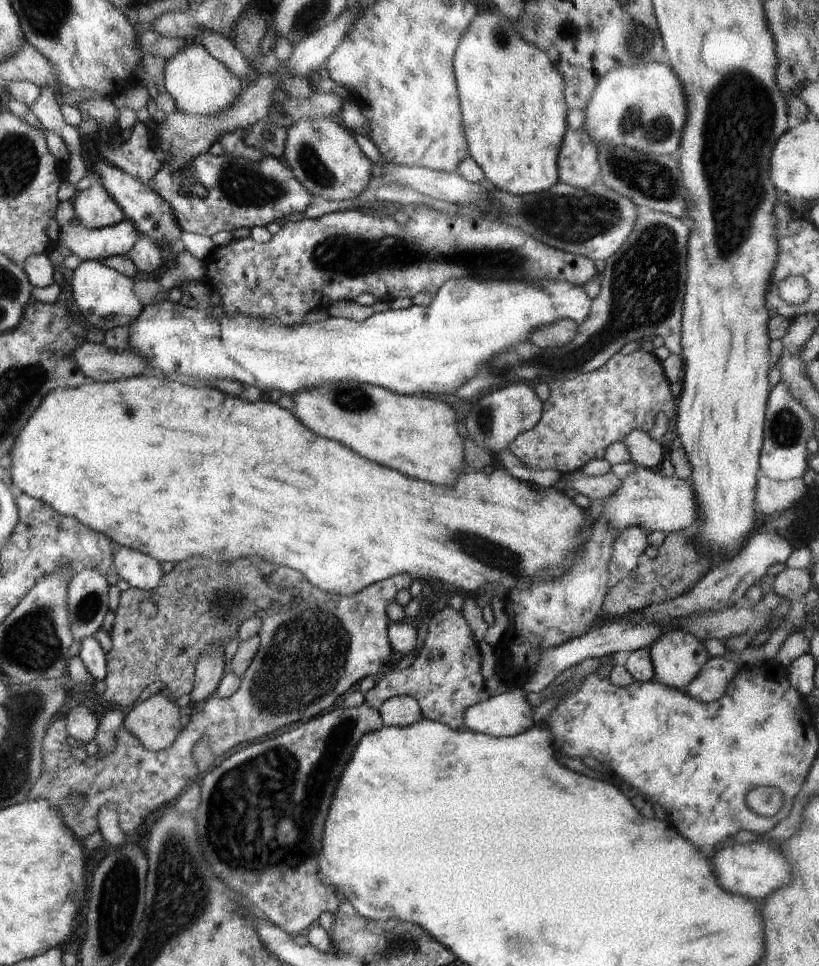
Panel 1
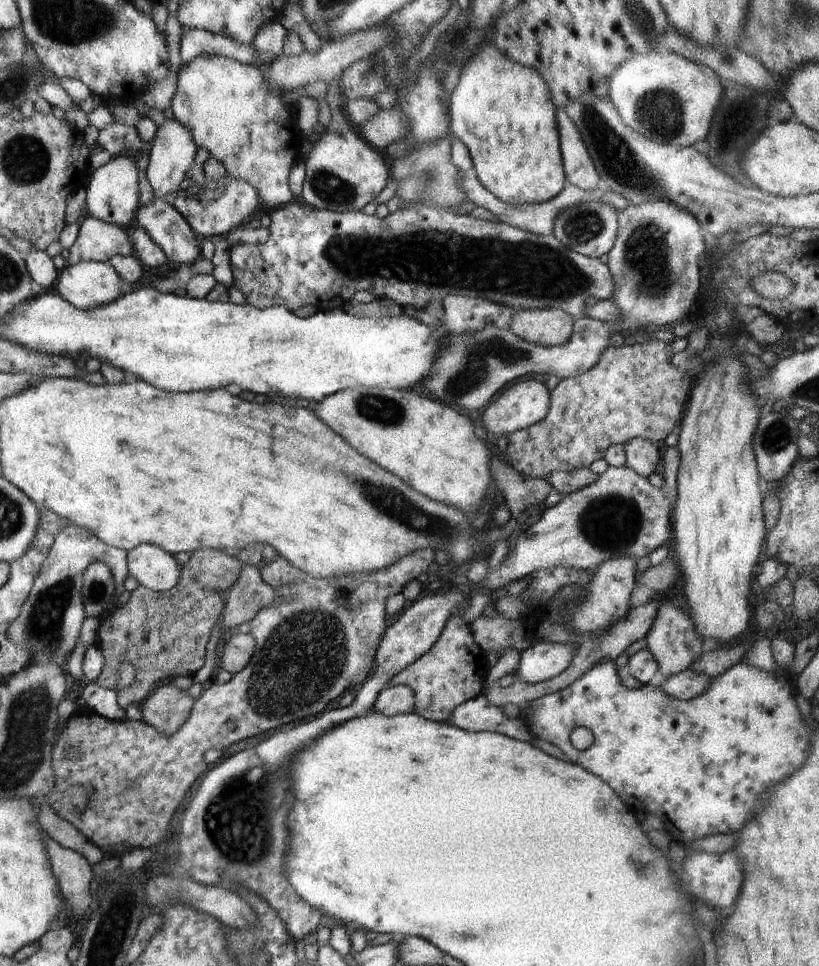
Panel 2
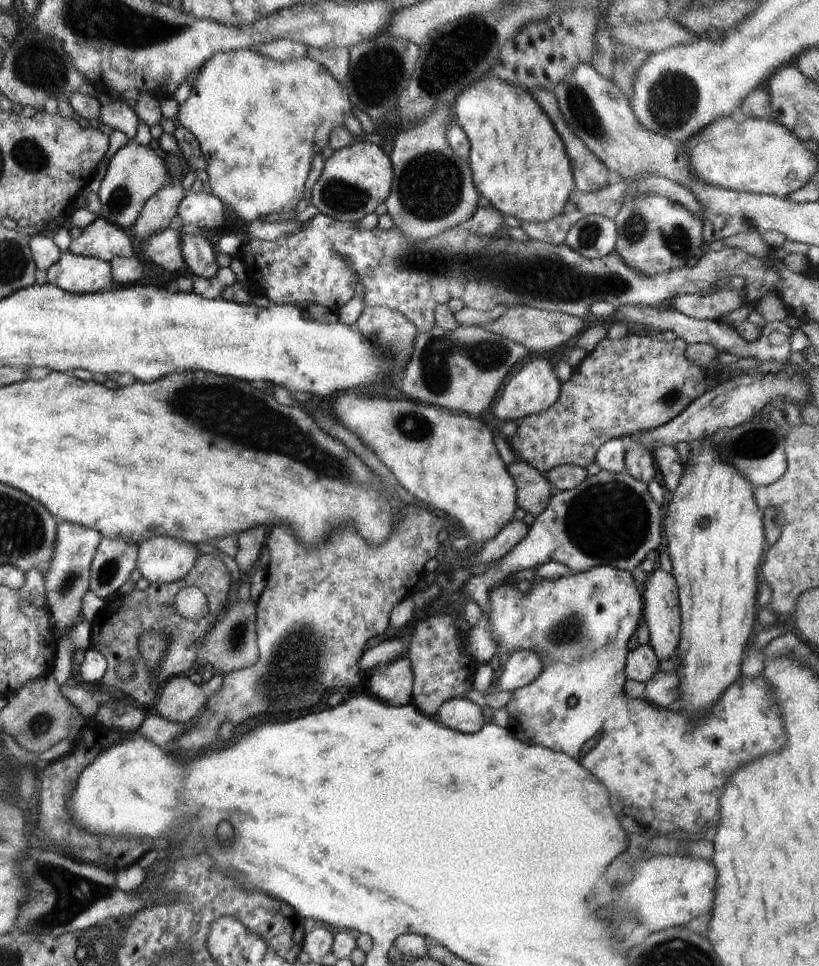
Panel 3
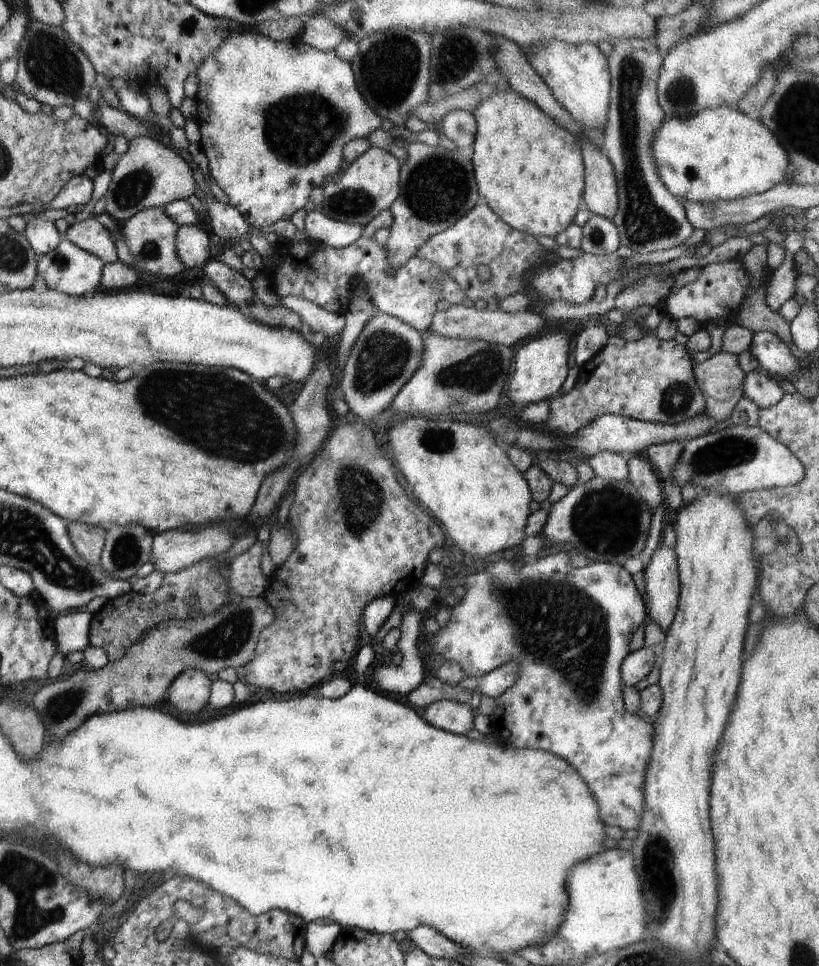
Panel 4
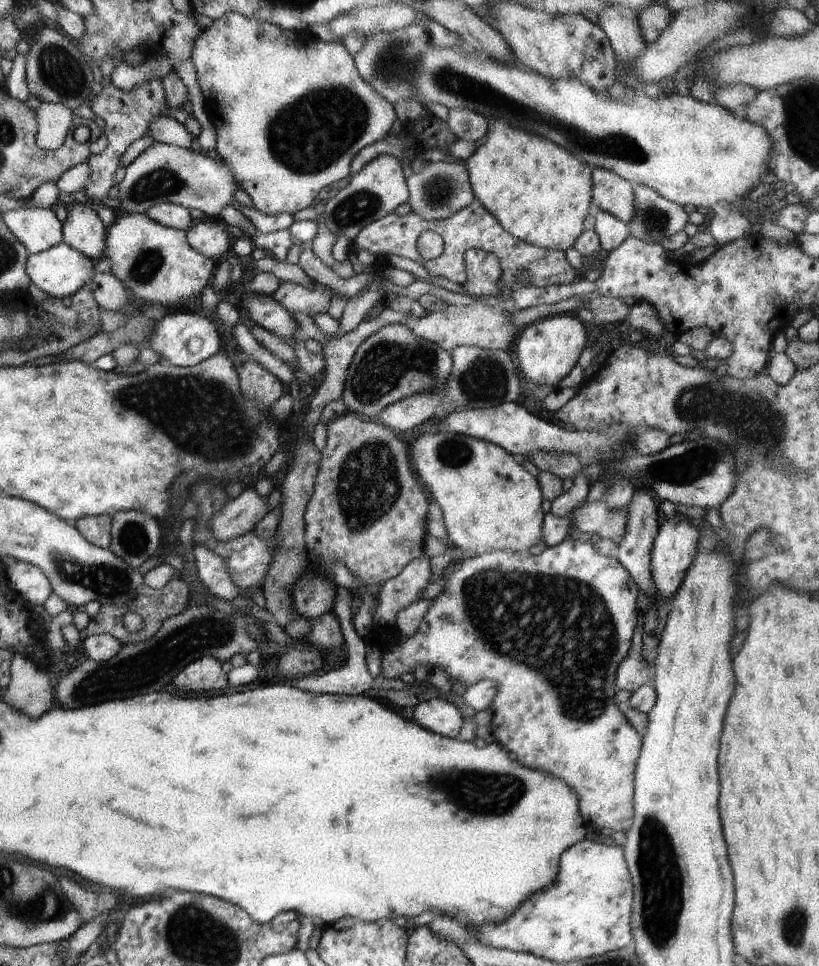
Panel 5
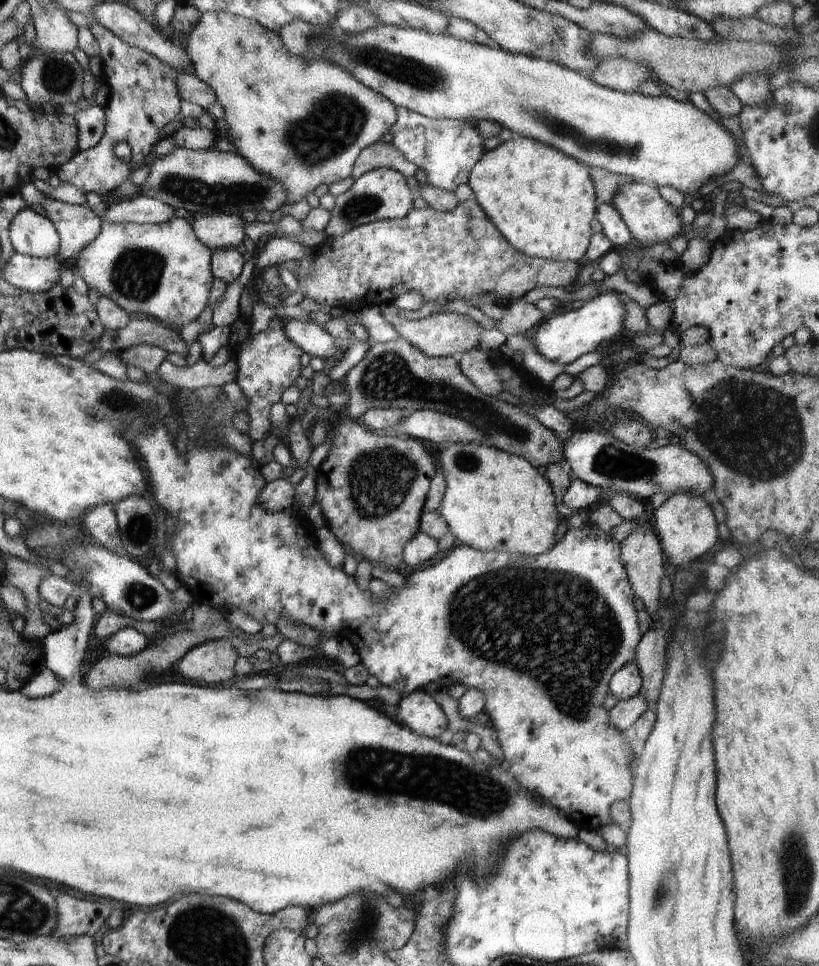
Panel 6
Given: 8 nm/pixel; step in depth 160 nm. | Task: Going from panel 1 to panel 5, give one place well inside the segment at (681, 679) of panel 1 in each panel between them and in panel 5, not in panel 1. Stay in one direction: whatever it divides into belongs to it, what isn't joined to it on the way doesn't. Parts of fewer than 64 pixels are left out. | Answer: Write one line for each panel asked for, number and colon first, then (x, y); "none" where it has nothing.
2: (672, 640)
3: (660, 598)
4: (661, 576)
5: (675, 544)

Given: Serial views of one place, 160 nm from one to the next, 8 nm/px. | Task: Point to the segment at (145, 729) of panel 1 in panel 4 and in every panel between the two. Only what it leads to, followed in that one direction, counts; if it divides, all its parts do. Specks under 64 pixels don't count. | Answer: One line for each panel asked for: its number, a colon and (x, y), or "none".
2: (166, 709)
3: (181, 700)
4: (189, 693)

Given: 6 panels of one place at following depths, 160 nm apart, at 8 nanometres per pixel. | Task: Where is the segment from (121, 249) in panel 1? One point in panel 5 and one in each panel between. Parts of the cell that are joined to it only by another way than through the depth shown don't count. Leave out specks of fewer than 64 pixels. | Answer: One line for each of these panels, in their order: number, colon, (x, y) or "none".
2: (98, 241)
3: (101, 239)
4: (90, 235)
5: (83, 230)

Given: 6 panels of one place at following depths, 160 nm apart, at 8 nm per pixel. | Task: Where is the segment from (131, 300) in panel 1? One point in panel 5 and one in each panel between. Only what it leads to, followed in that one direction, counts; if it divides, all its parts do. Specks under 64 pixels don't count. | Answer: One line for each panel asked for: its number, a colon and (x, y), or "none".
2: (89, 284)
3: (76, 274)
4: (68, 269)
5: (61, 271)

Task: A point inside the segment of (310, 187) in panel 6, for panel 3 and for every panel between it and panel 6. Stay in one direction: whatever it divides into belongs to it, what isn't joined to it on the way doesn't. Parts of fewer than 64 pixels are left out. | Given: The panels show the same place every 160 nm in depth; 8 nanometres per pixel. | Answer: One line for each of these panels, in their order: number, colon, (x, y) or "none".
3: (259, 123)
4: (274, 116)
5: (290, 112)

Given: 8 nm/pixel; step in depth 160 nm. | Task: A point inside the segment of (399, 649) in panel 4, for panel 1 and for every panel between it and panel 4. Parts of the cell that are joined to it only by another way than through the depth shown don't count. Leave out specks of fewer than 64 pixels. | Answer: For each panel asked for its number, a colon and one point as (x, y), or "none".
1: (402, 711)
2: (393, 700)
3: (392, 684)

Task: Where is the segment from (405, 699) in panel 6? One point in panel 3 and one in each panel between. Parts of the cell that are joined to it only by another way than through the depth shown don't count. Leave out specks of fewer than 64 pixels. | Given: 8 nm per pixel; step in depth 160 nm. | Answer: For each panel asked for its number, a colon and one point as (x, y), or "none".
3: (463, 715)
4: (452, 716)
5: (437, 715)

